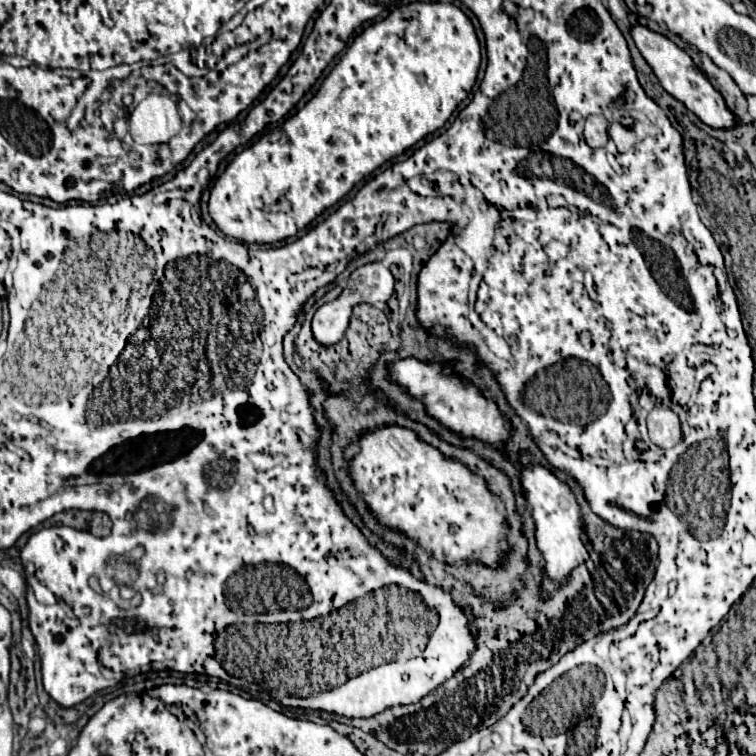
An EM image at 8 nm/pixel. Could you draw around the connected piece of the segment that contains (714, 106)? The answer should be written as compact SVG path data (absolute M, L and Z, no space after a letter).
M635 26L631 30L631 36L635 40L635 46L639 48L639 52L643 54L643 58L649 62L649 66L653 68L655 76L659 78L661 86L675 96L679 102L683 102L693 114L697 114L701 118L701 122L705 122L711 128L719 128L719 130L731 130L737 126L737 118L735 114L727 108L723 96L719 90L715 90L715 86L709 82L709 78L695 66L695 62L691 60L691 56L681 50L677 44L673 44L669 38L655 34L643 26Z

